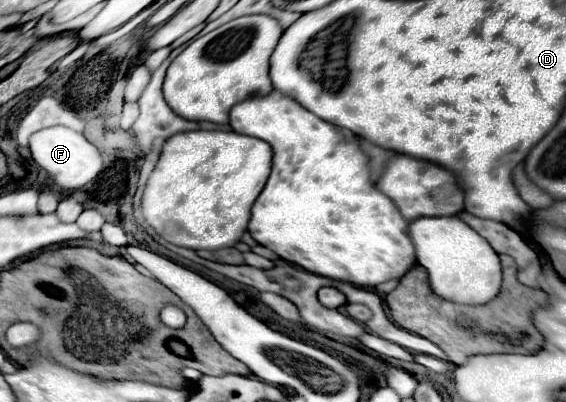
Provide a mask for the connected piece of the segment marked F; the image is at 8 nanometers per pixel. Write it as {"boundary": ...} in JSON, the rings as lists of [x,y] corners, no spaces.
{"boundary":[[[48,127],[34,133],[30,137],[30,153],[34,163],[48,173],[54,185],[66,191],[80,189],[102,173],[102,157],[98,149],[82,133],[76,133],[68,127]]]}

